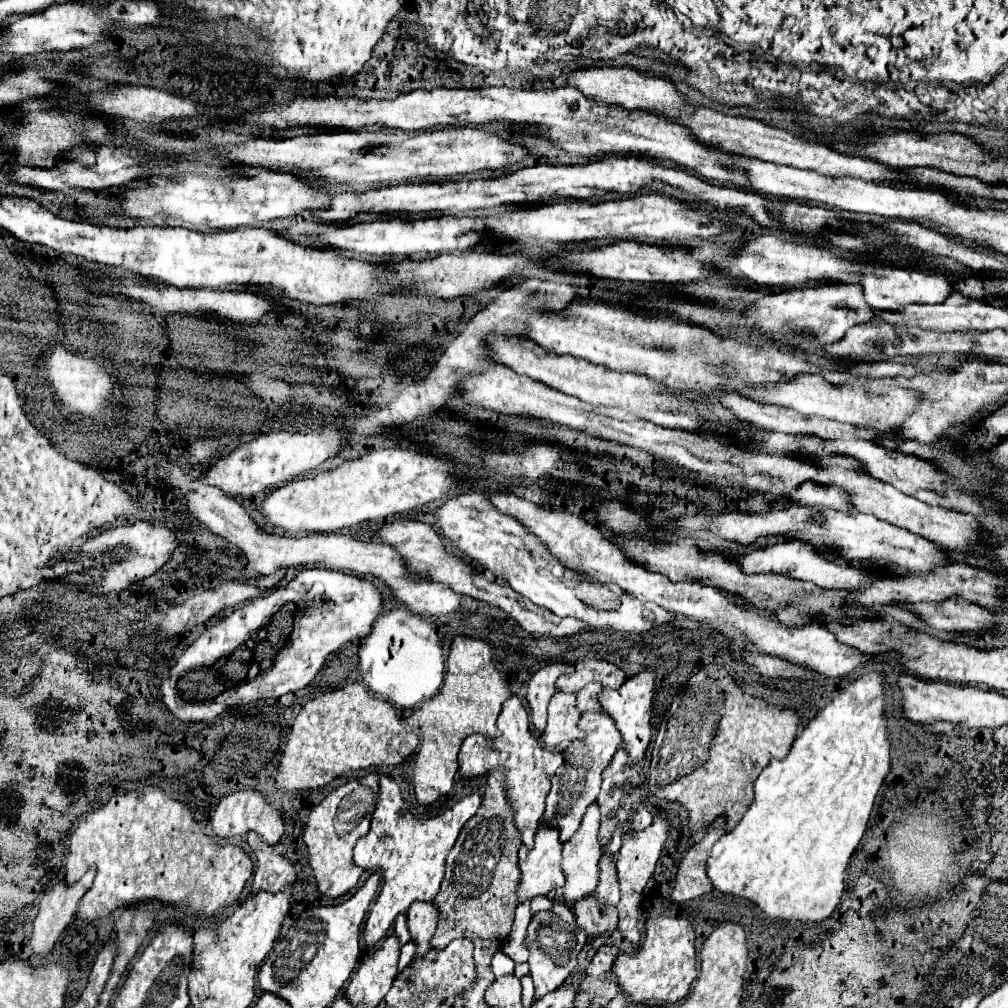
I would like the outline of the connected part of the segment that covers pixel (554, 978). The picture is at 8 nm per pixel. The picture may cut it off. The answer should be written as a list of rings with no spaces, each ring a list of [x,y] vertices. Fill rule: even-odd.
[[[555,900],[551,910],[541,910],[533,914],[527,928],[525,944],[529,948],[529,966],[531,966],[531,978],[535,982],[535,1000],[559,988],[567,980],[567,976],[575,970],[579,962],[577,954],[583,950],[585,942],[587,942],[587,932],[579,928],[573,908],[567,908],[565,904],[561,904],[561,900]]]

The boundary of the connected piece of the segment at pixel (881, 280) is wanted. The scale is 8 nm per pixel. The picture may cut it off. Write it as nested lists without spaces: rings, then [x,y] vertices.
[[[873,270],[863,272],[861,280],[865,300],[871,308],[883,310],[883,308],[907,308],[913,304],[935,304],[943,302],[947,294],[953,292],[953,284],[945,276],[929,276],[917,270]]]

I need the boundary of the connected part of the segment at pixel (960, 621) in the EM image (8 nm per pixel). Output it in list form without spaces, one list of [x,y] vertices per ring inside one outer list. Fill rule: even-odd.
[[[951,598],[943,604],[917,602],[903,606],[919,612],[933,628],[947,632],[959,632],[959,630],[963,632],[971,628],[995,628],[997,624],[995,614],[991,614],[991,610],[961,598]]]

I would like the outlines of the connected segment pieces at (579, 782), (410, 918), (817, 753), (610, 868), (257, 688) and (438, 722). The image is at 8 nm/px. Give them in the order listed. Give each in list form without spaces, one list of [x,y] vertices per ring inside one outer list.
[[[603,710],[601,712],[585,712],[579,720],[579,728],[587,732],[583,740],[575,740],[573,746],[567,748],[563,766],[553,778],[551,792],[547,796],[545,818],[549,824],[555,824],[561,830],[561,842],[567,842],[579,828],[587,806],[599,796],[601,774],[609,766],[615,750],[621,746],[619,730],[615,728],[615,720],[611,720]]]
[[[415,902],[407,910],[407,922],[411,938],[417,942],[417,954],[423,956],[431,946],[429,940],[433,938],[439,922],[439,910],[435,908],[435,902]]]
[[[869,672],[839,692],[797,736],[783,760],[771,760],[755,782],[755,798],[743,820],[713,846],[707,876],[715,890],[755,902],[773,920],[825,920],[843,892],[843,872],[859,846],[877,792],[891,770],[891,740],[885,716],[885,672]]]
[[[603,854],[599,868],[601,868],[601,874],[599,874],[597,898],[615,906],[619,902],[619,880],[615,872],[615,856]]]
[[[305,568],[297,572],[287,586],[275,588],[269,596],[243,604],[219,624],[207,628],[181,654],[169,676],[163,680],[163,702],[183,722],[209,722],[215,716],[257,698],[271,698],[301,690],[317,676],[329,654],[355,638],[369,636],[373,622],[381,614],[383,596],[371,580],[327,568]]]
[[[455,636],[449,646],[443,686],[429,700],[429,704],[423,704],[407,718],[407,724],[415,732],[419,732],[421,740],[413,772],[415,794],[421,804],[431,804],[451,790],[453,778],[457,774],[457,752],[467,736],[471,734],[483,734],[487,738],[499,736],[495,720],[501,712],[503,702],[509,696],[511,696],[509,682],[501,676],[501,672],[495,668],[493,662],[493,646],[479,638]]]

